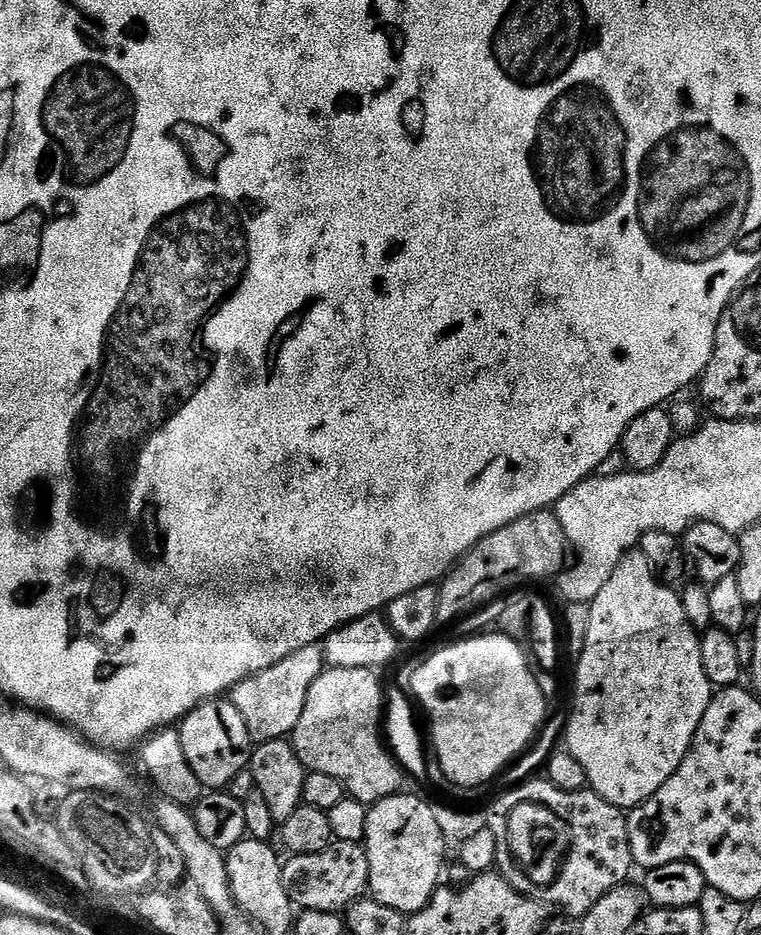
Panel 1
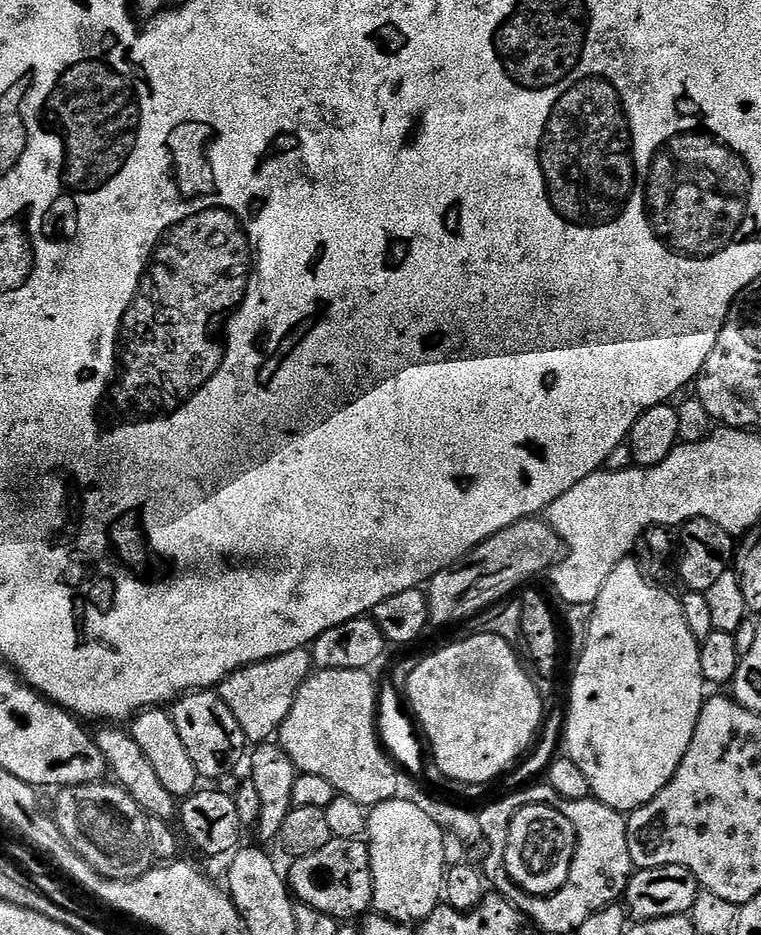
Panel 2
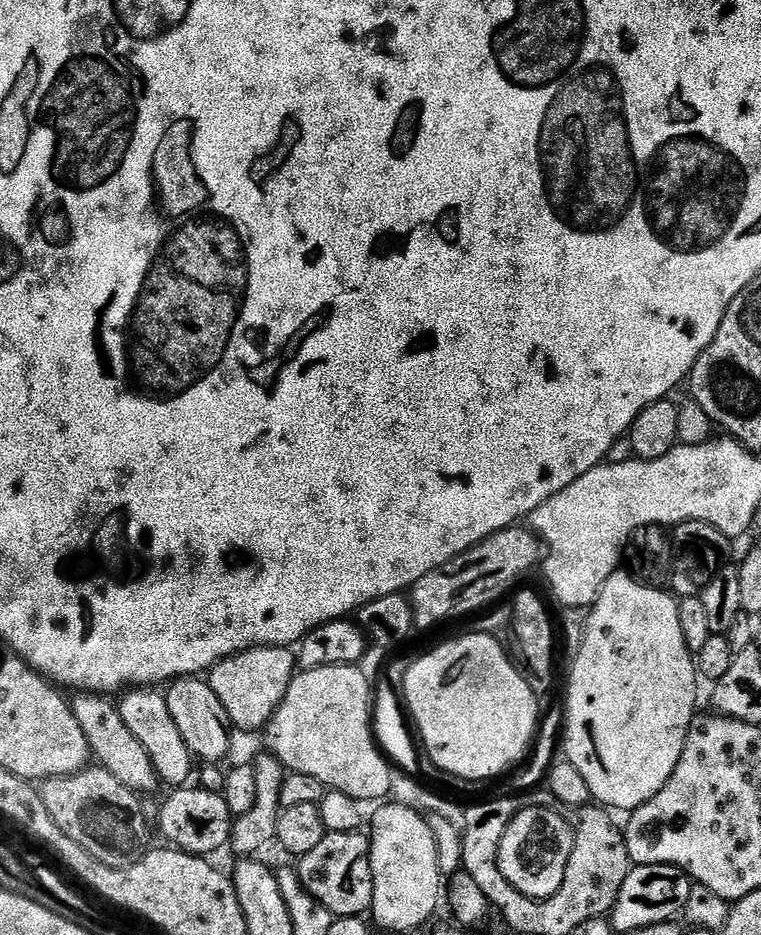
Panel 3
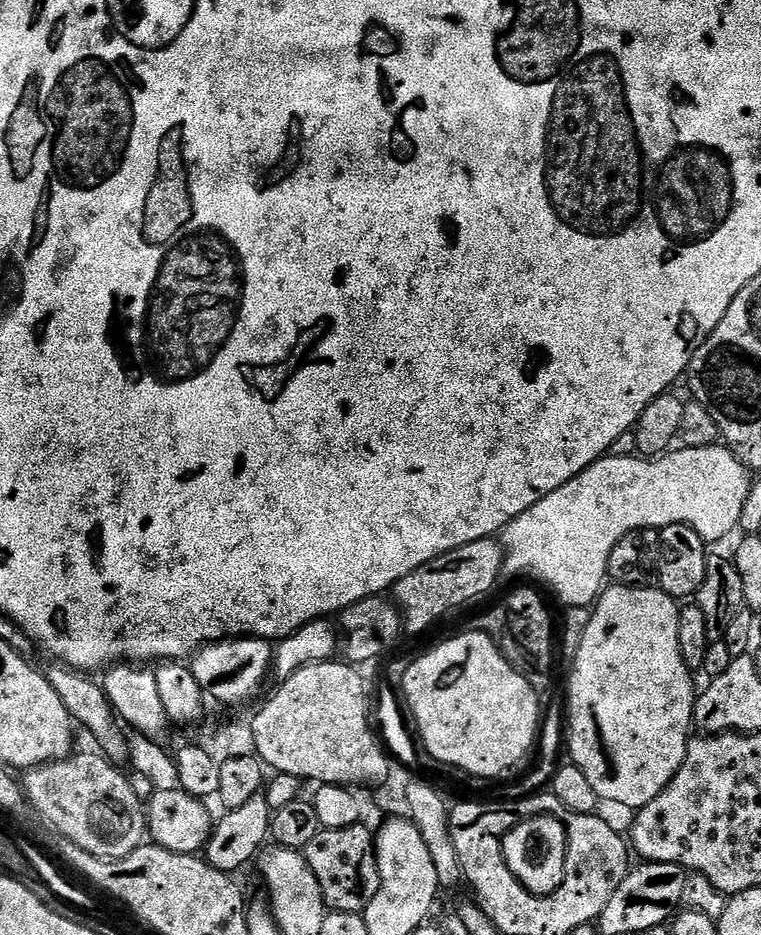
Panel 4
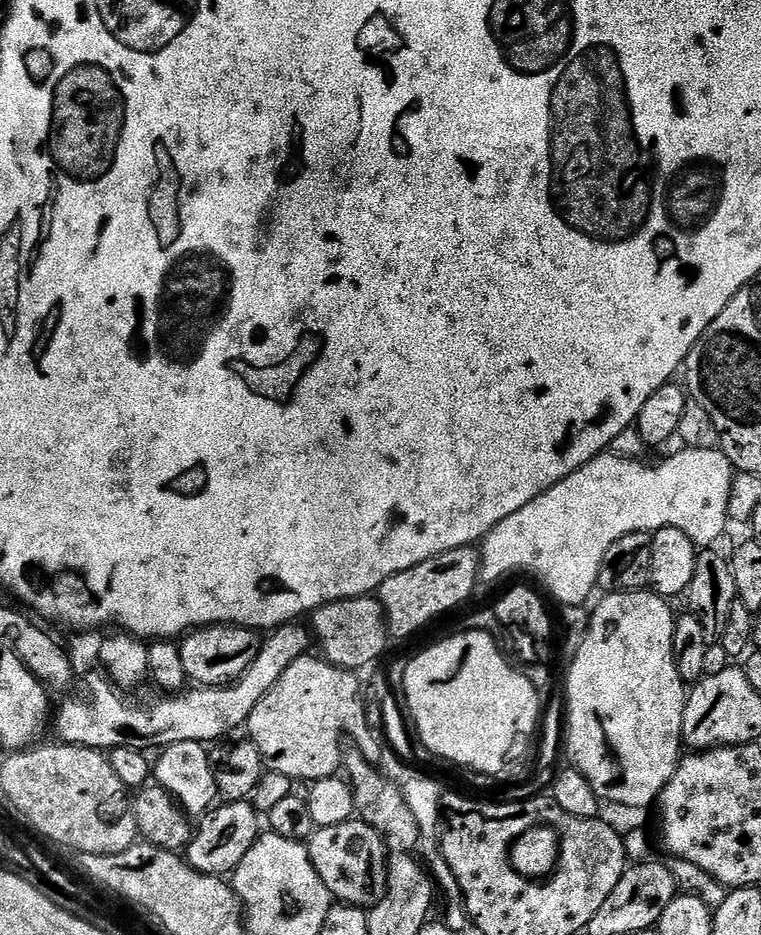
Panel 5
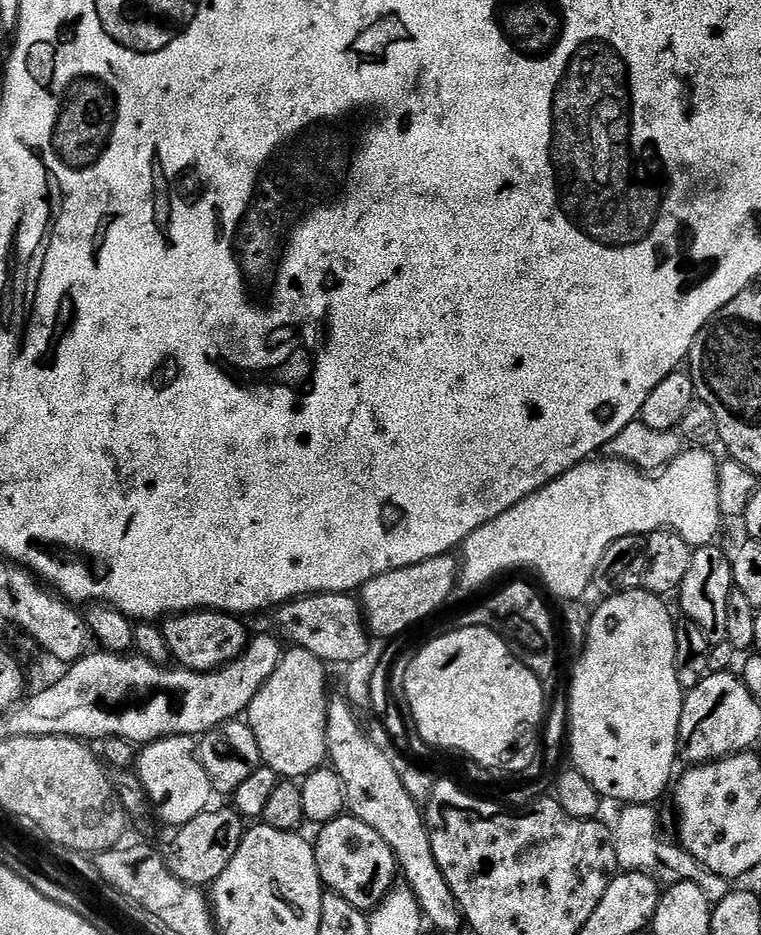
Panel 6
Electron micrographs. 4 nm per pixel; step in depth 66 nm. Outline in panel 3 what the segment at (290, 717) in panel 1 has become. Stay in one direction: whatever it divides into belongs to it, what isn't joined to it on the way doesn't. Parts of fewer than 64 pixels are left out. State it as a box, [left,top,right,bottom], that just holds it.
[206,647,297,732]

